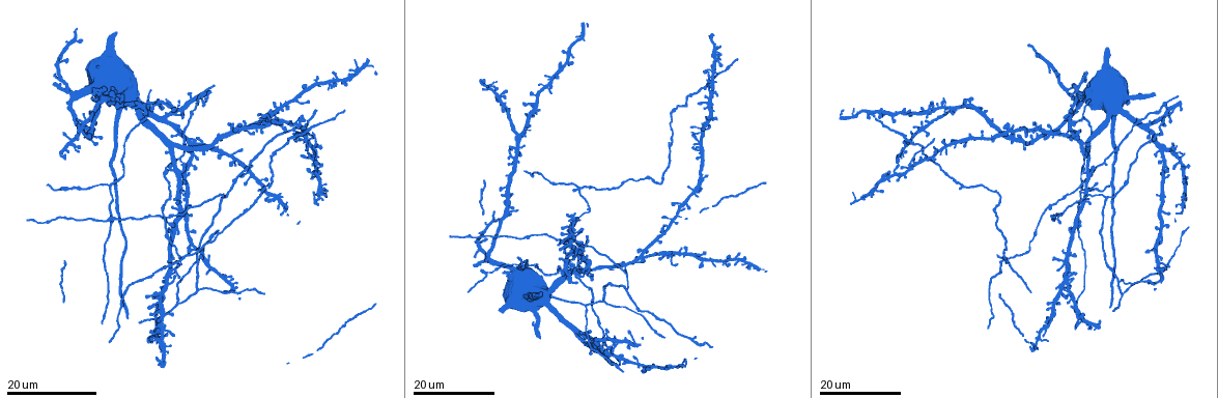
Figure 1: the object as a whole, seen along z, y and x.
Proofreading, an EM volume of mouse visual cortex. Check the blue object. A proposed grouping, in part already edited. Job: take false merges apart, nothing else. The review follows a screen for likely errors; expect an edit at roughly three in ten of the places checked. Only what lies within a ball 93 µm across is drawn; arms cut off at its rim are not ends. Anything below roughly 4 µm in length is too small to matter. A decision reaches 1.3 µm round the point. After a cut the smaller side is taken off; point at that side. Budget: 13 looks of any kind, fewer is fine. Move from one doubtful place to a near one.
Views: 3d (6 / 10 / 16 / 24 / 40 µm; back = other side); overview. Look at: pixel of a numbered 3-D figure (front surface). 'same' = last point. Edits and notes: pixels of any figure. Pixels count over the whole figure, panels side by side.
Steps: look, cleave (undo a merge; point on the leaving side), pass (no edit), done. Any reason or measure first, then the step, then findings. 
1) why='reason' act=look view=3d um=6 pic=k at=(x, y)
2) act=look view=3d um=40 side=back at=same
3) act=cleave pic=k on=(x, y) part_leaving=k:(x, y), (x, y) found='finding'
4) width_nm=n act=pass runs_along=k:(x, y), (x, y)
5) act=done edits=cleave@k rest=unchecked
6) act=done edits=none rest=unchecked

why='a fork' act=look view=3d um=16 pic=1 at=(556, 273)

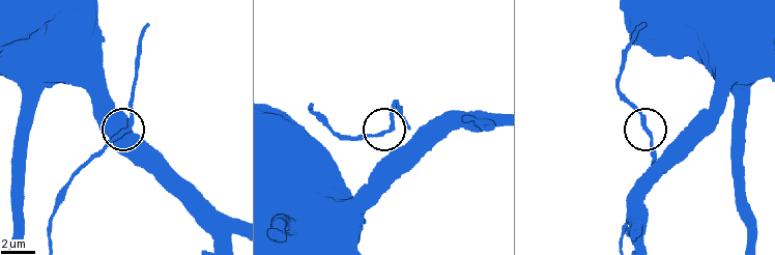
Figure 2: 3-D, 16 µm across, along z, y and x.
act=look view=3d um=6 pic=2 at=(118, 137)

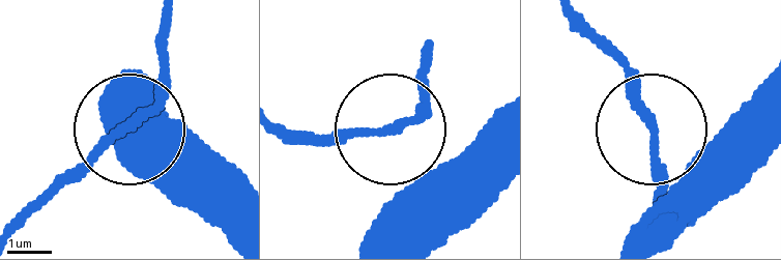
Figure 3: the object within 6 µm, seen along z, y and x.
arms=3 act=pass found='one neuron here'

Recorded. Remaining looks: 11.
why='branch point' act=look view=3d um=16 pic=1 at=(1120, 281)

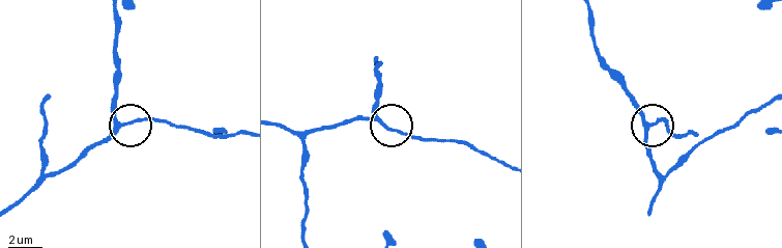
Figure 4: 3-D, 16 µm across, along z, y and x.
why='closer look' act=look view=3d um=6 pic=4 at=(381, 120)

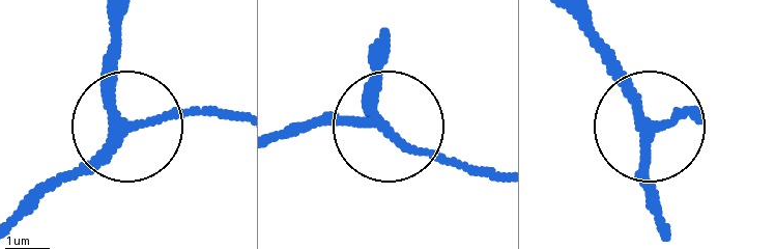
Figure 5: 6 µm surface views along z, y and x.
act=pass runs_along=5:(566, 15), (651, 122), (695, 115) found='one neuron here'

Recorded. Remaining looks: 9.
why='four-way junction' act=look view=3d um=16 pic=1 at=(1066, 287)

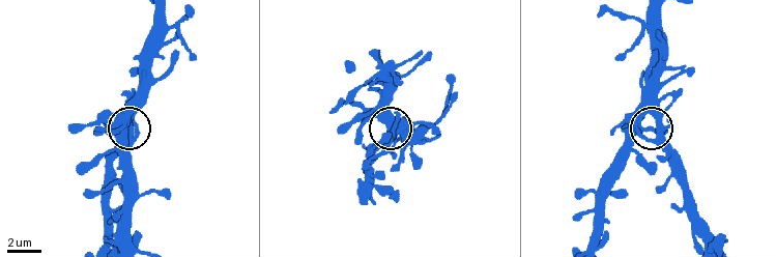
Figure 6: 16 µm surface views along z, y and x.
why='closer look' act=look view=3d um=6 pic=6 at=(660, 131)

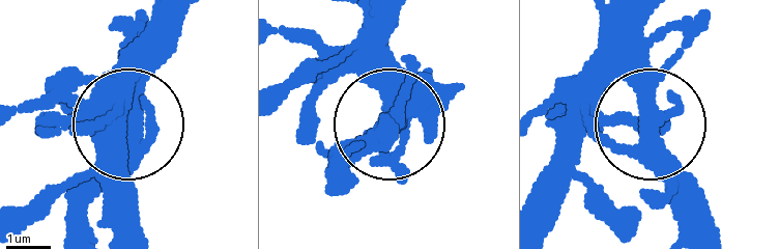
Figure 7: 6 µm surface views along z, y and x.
width_nm=370 act=pass runs_along=7:(637, 15), (648, 160), (693, 238) found='one neuron here'

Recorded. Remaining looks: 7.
act=look view=3d um=16 pic=1 at=(222, 200)

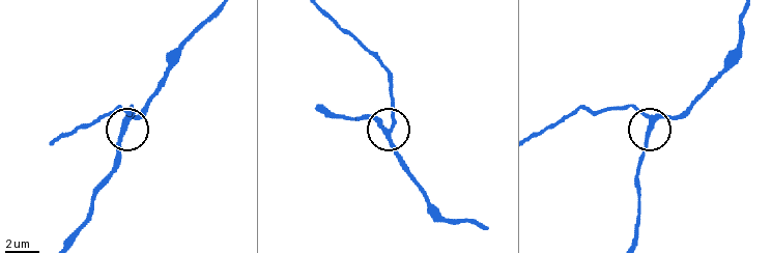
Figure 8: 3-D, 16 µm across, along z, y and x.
why='closer look' act=look view=3d um=6 pic=8 at=(652, 125)

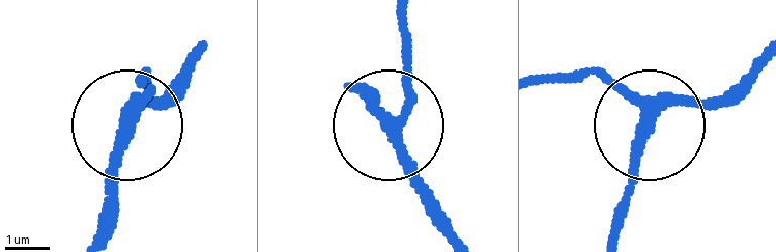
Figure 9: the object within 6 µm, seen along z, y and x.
act=pass runs_along=9:(407, 21), (407, 99), (389, 132), (449, 218) found='all the same neuron'

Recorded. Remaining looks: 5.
why='three arms meet' act=look view=3d um=24 pic=1 at=(173, 165)

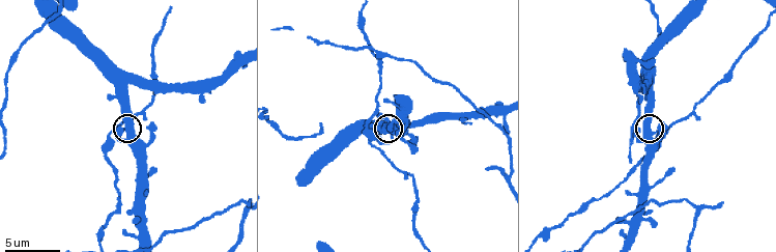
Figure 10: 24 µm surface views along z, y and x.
act=look view=3d um=6 pic=10 at=(654, 133)

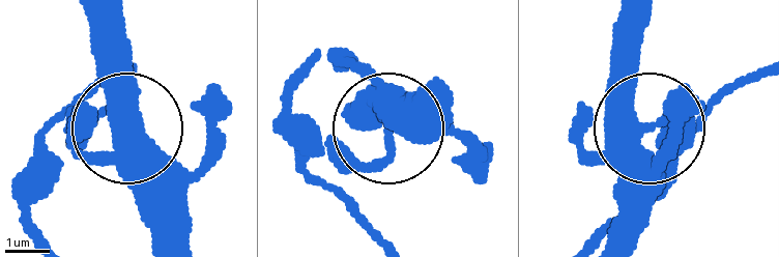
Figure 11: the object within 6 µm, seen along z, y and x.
width_nm=330 act=pass found='all the same neuron'

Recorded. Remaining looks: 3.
why='looks like a crossing' act=look view=3d um=24 pic=1 at=(170, 263)

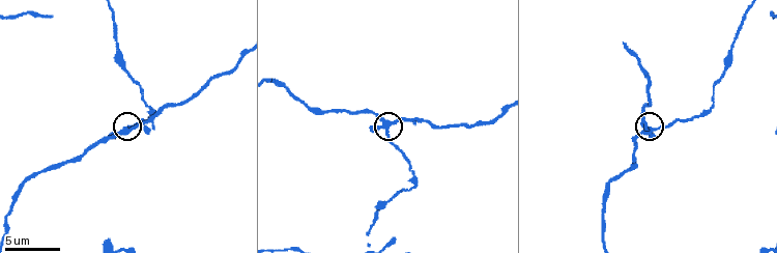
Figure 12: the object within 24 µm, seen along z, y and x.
why='zoom in' act=look view=3d um=10 pic=12 at=(130, 132)

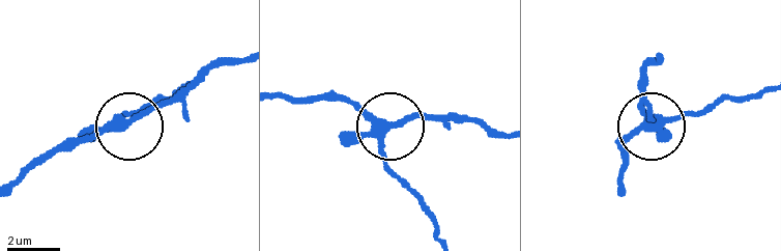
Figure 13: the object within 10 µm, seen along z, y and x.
side_arm_um=27 act=pass runs_along=13:(759, 90), (615, 139) found='continuous, no second neuron'

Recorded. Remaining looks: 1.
act=done edits=none rest=unchecked

